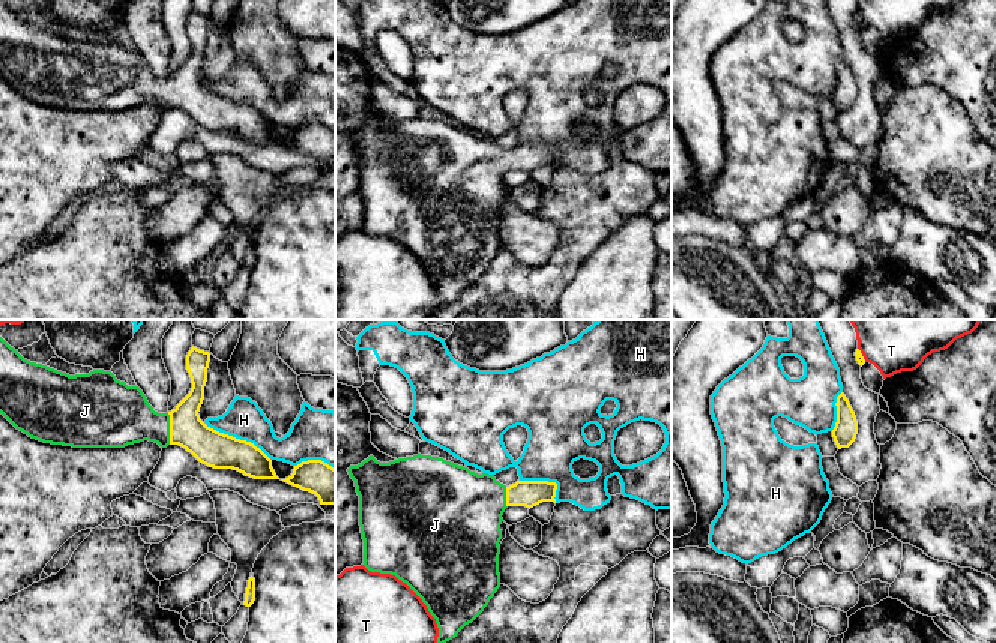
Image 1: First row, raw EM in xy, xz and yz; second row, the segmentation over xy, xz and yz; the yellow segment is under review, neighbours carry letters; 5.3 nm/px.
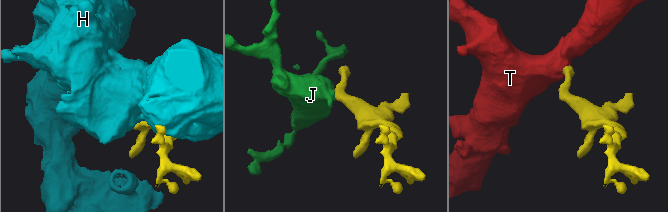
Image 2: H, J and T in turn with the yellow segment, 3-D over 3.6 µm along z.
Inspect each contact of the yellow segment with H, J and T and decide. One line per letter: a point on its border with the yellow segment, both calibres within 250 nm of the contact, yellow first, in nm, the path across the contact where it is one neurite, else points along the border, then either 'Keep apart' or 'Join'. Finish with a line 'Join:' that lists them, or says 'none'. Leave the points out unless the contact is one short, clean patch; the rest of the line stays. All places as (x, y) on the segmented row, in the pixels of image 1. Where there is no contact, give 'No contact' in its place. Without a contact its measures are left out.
H: Touches yellow at xy (238, 439). Thickness 190 nm (yellow) against 220 nm. Keep apart
J: Touches yellow at xy (170, 428). Thickness 190 nm (yellow) against 300 nm. Join
T: Touches yellow at yz (861, 355). Thickness 50 nm (yellow) against 460 nm. Boundary: yz (858, 347), (866, 361). Keep apart
Join: J

